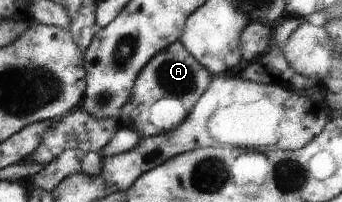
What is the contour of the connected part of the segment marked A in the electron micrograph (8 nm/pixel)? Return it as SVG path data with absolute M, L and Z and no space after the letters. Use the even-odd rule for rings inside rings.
M181 40L174 43L172 47L166 48L164 52L157 53L154 61L148 61L144 69L146 73L142 73L142 77L138 77L138 85L134 85L134 97L130 97L130 105L126 105L126 109L121 109L119 122L121 127L134 127L135 131L142 131L146 135L158 134L154 127L146 127L146 117L154 101L174 93L180 101L184 101L184 107L192 111L194 104L201 99L211 84L210 73L185 48L185 45L182 45Z

